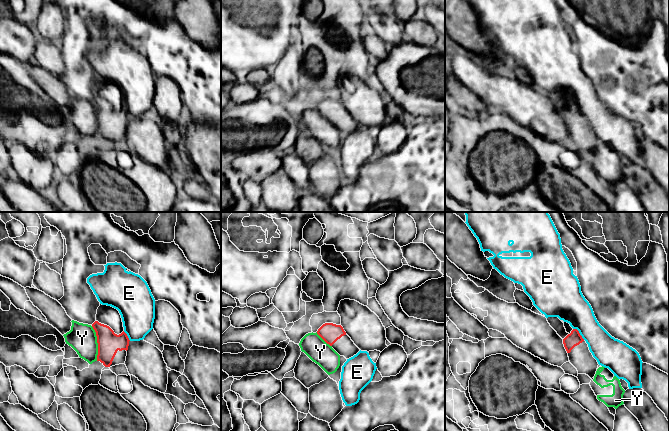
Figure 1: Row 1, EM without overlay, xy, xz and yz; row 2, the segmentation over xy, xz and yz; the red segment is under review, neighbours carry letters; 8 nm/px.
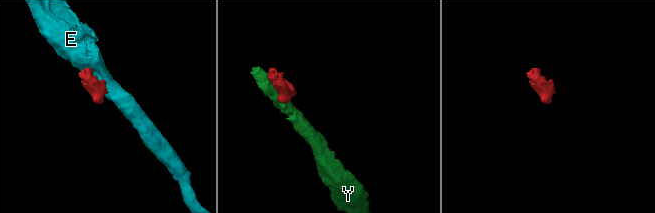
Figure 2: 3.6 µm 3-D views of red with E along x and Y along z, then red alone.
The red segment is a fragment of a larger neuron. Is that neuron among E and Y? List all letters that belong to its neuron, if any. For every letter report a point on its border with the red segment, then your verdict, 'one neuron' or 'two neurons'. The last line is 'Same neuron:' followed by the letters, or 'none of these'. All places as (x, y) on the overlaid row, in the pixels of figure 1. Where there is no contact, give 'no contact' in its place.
E: yz (579, 333) | two neurons
Y: xy (97, 342) | two neurons
Same neuron: none of these

